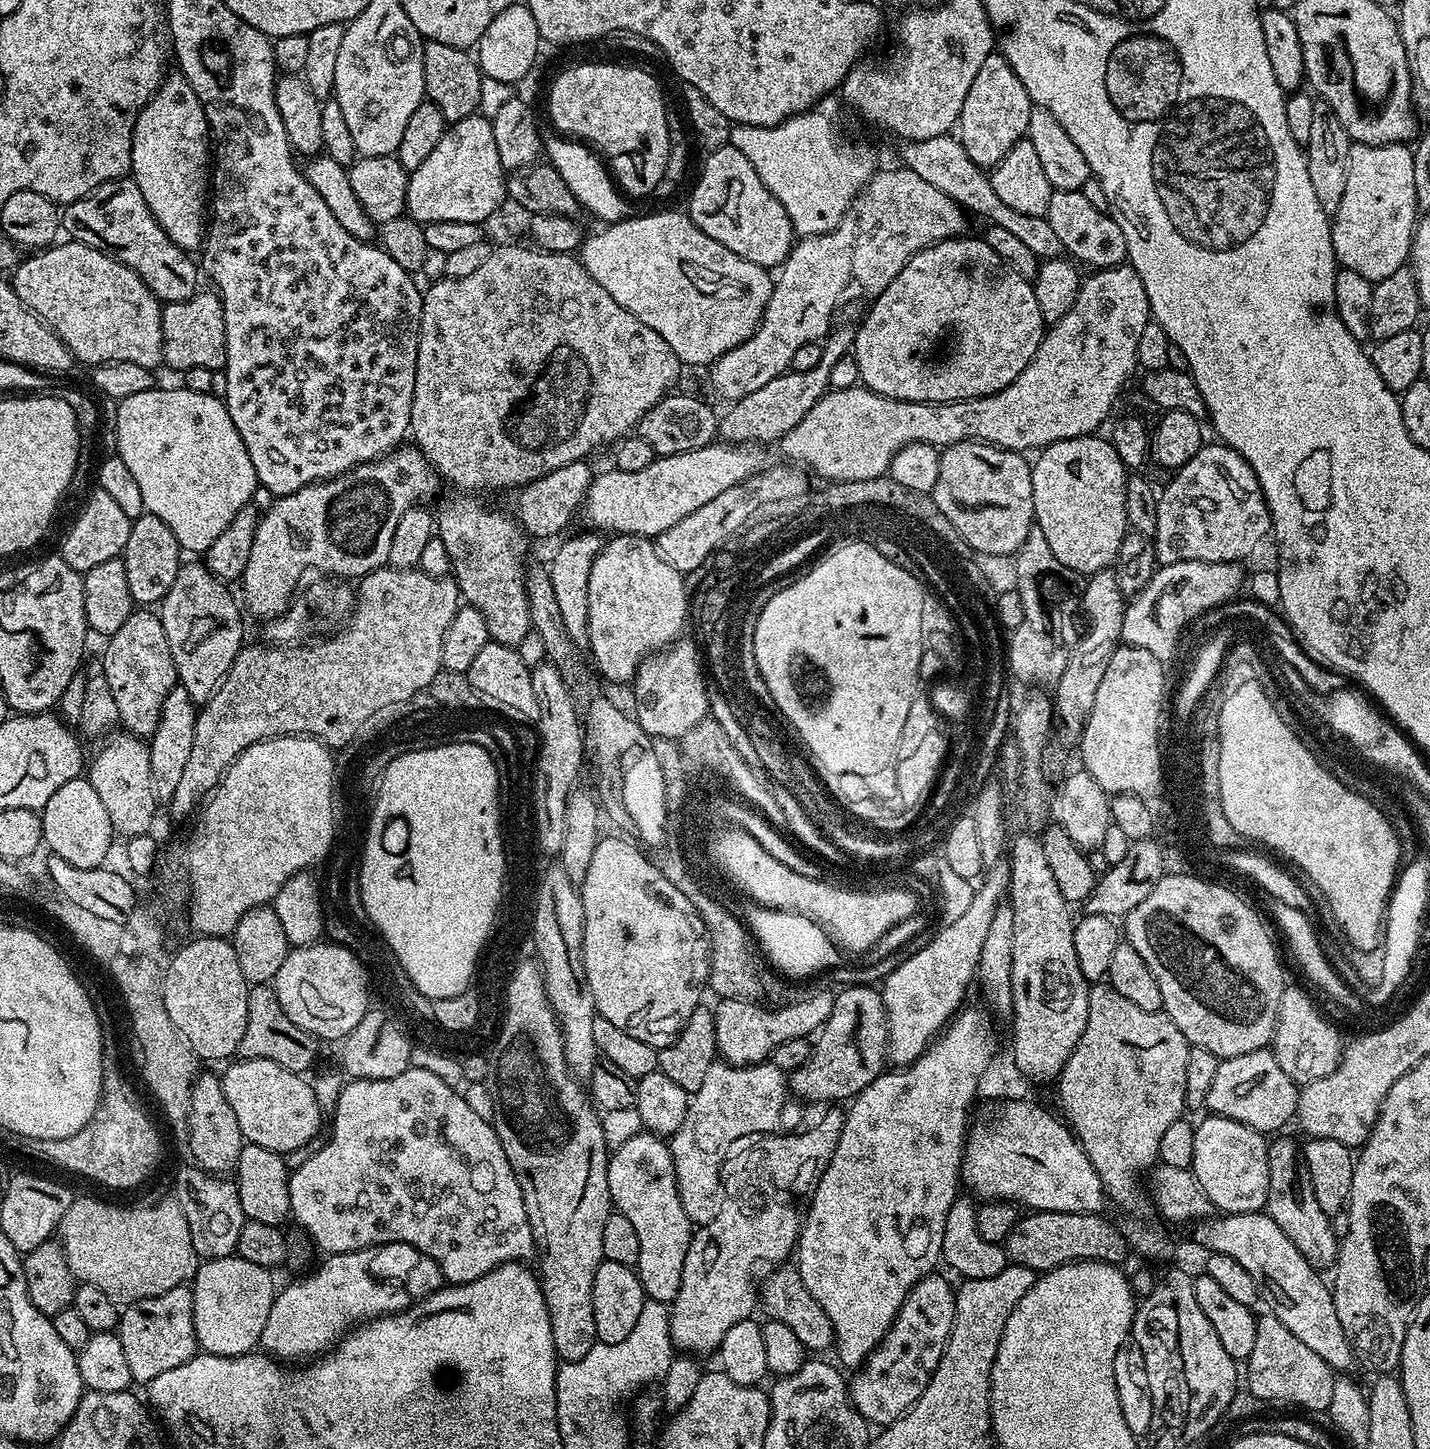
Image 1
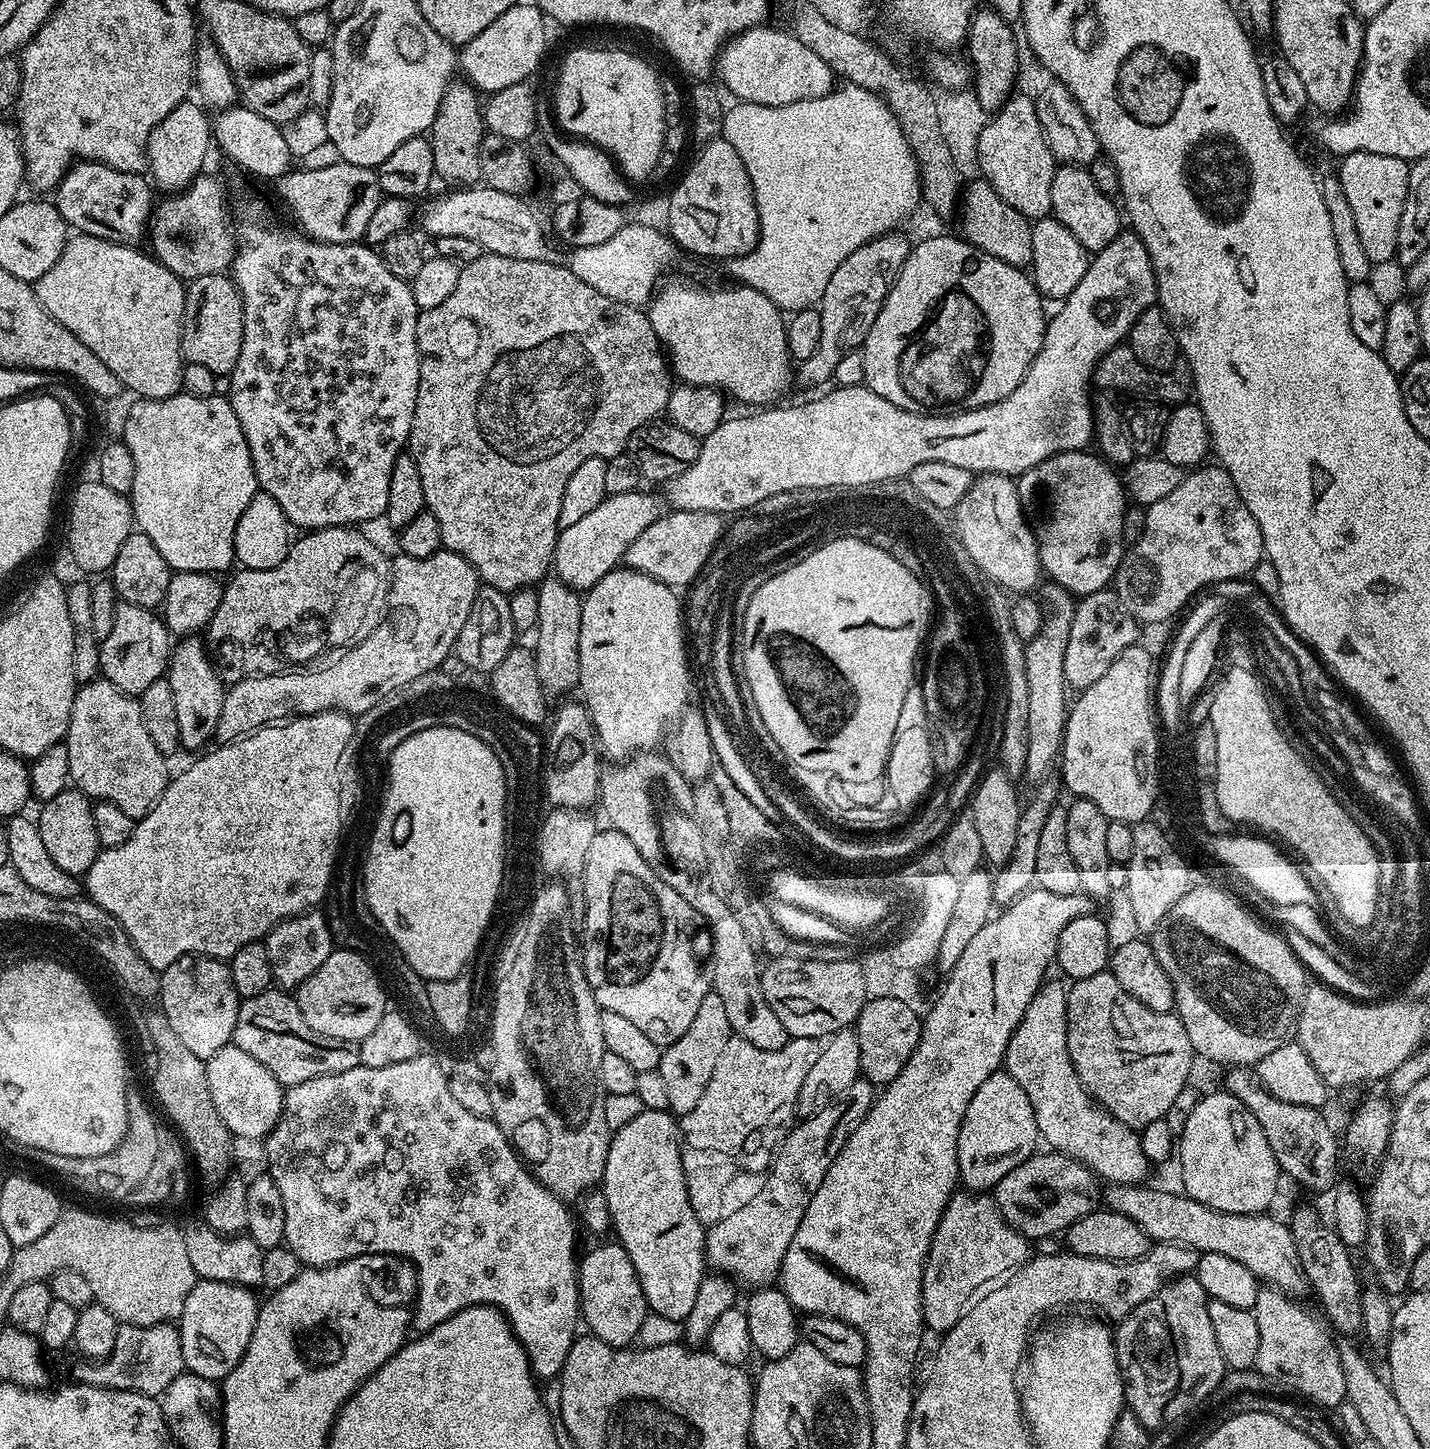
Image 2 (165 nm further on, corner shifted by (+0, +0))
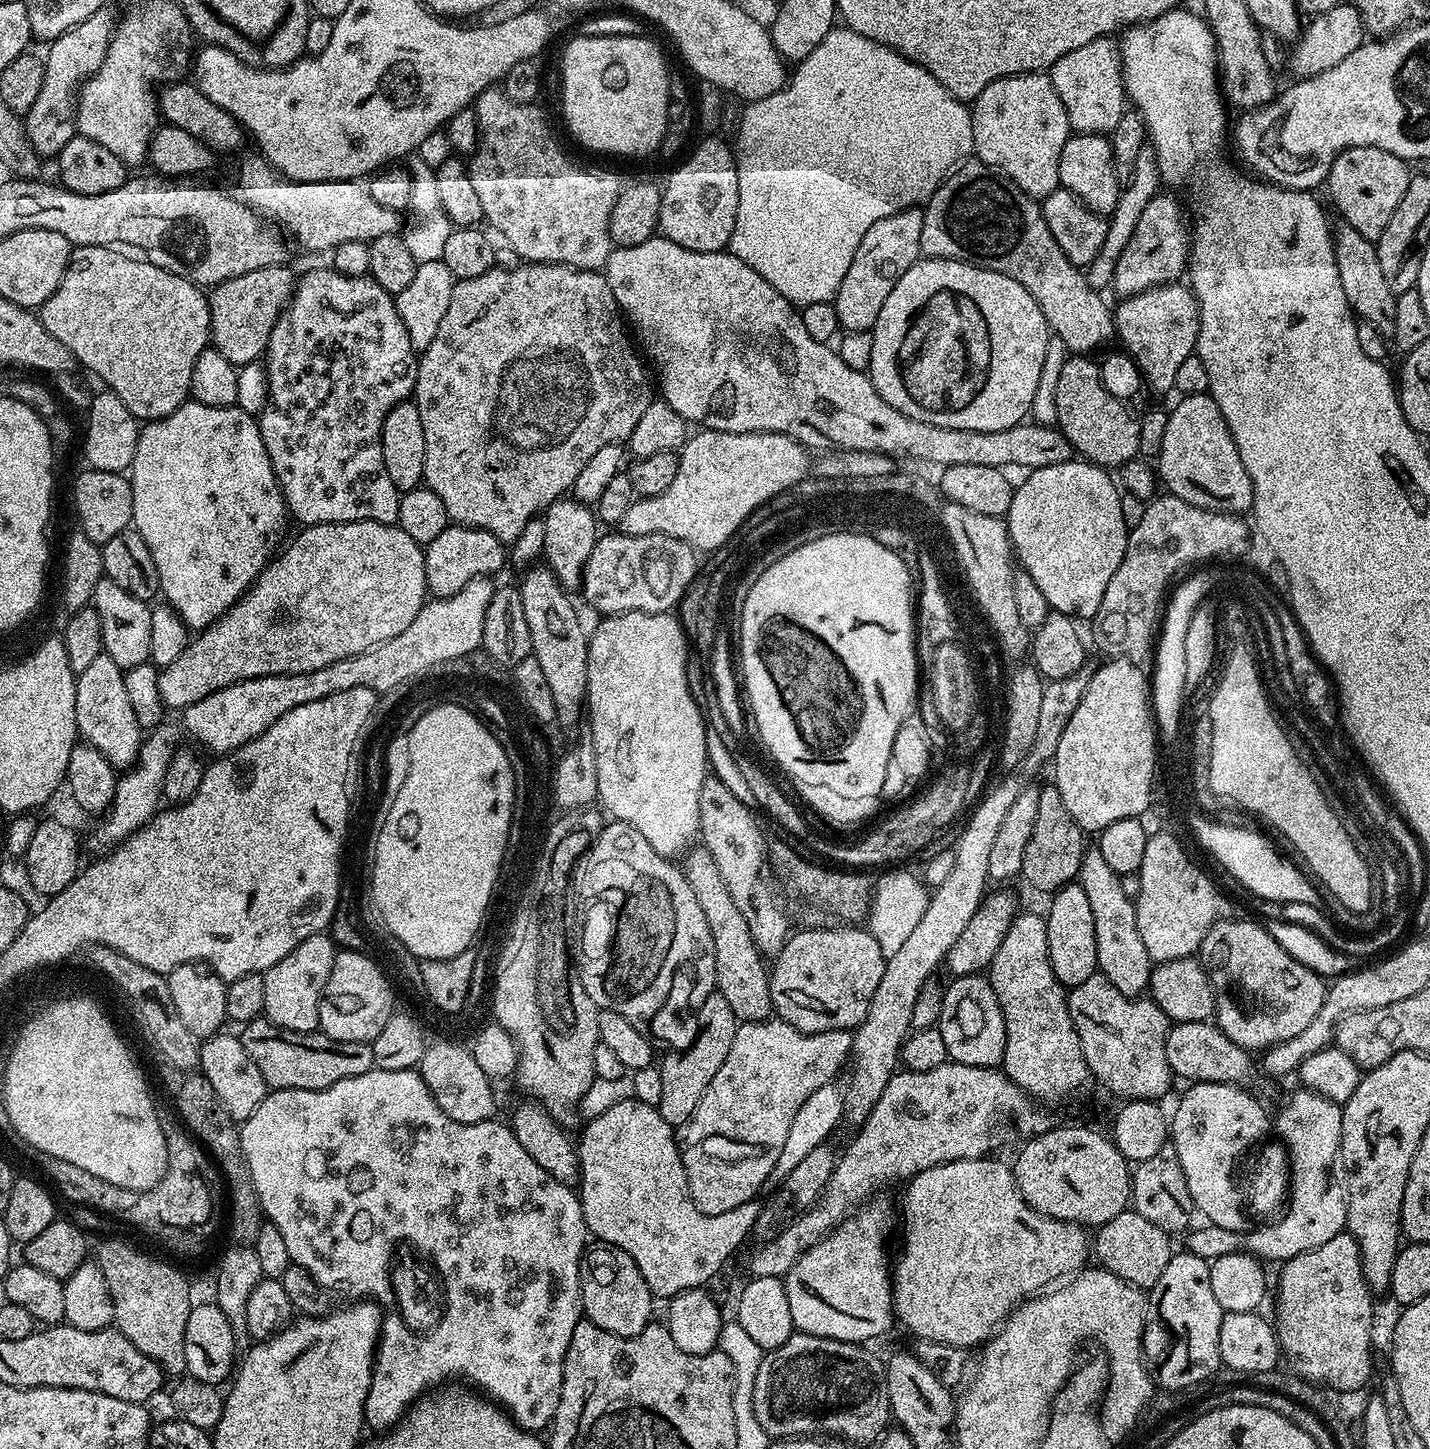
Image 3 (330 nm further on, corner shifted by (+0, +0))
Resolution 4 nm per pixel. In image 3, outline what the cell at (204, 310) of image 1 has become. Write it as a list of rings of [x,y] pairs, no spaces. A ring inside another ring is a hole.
[[[271,264],[262,270],[250,270],[238,278],[215,285],[208,296],[212,334],[211,347],[217,348],[231,364],[252,364],[268,351],[270,334],[276,319],[284,311],[294,291],[294,275],[284,264]]]

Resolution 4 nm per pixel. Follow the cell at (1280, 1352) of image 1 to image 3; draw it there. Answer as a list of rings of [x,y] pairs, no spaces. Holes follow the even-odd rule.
[[[1345,1230],[1334,1234],[1334,1238],[1330,1238],[1330,1242],[1322,1242],[1322,1246],[1318,1246],[1314,1250],[1306,1250],[1302,1254],[1298,1254],[1294,1258],[1283,1261],[1280,1272],[1280,1281],[1275,1281],[1274,1296],[1276,1292],[1276,1316],[1274,1315],[1274,1327],[1276,1337],[1280,1340],[1280,1350],[1283,1359],[1288,1360],[1287,1367],[1295,1372],[1304,1380],[1317,1386],[1327,1386],[1329,1389],[1337,1388],[1340,1392],[1356,1392],[1368,1379],[1372,1376],[1372,1356],[1370,1348],[1372,1346],[1372,1299],[1374,1293],[1368,1288],[1366,1278],[1363,1277],[1362,1266],[1360,1265],[1359,1246],[1355,1238]]]

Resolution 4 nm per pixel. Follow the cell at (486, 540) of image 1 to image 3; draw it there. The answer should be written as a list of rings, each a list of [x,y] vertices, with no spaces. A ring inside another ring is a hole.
[[[524,262],[519,266],[521,268],[497,266],[486,274],[478,274],[478,278],[457,280],[450,306],[438,325],[438,334],[434,334],[434,342],[430,342],[430,346],[426,346],[426,350],[419,353],[414,393],[414,402],[420,411],[422,434],[426,442],[423,483],[430,490],[434,490],[438,498],[442,498],[451,523],[481,528],[505,542],[516,540],[531,519],[539,517],[555,500],[571,493],[582,466],[586,466],[586,462],[590,462],[590,457],[596,451],[602,450],[602,446],[627,441],[634,426],[638,426],[646,406],[650,406],[654,399],[653,381],[652,384],[648,381],[648,372],[644,369],[645,361],[638,355],[626,331],[625,321],[616,305],[607,276],[599,271],[583,272],[577,268],[567,268],[565,264]]]

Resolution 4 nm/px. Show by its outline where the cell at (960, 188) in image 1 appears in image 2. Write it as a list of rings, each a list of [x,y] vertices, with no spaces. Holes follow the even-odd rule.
[[[763,24],[746,28],[731,37],[720,49],[718,57],[719,83],[736,95],[737,101],[762,106],[790,106],[790,102],[802,102],[822,98],[834,87],[833,72],[822,59],[794,38],[791,32],[770,28]]]

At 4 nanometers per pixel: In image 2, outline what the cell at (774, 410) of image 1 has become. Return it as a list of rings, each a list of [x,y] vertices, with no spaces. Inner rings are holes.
[[[885,234],[875,240],[866,242],[834,270],[830,282],[826,286],[826,294],[822,294],[818,311],[822,318],[822,342],[818,342],[818,350],[810,354],[810,358],[799,361],[798,380],[804,384],[824,384],[832,380],[835,368],[846,354],[857,351],[863,345],[866,334],[870,334],[870,326],[874,326],[874,318],[878,318],[878,310],[882,310],[884,299],[896,281],[896,275],[908,257],[910,240],[897,234]]]

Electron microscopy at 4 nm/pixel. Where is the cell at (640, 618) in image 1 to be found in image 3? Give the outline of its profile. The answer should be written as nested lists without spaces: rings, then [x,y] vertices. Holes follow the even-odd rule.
[[[619,612],[616,616],[604,616],[596,629],[591,629],[588,637],[588,686],[586,689],[586,712],[592,715],[592,733],[590,739],[594,746],[594,754],[598,762],[598,790],[596,791],[599,803],[604,803],[603,811],[612,815],[613,821],[628,824],[660,856],[676,858],[680,851],[683,853],[697,839],[700,831],[700,811],[698,798],[702,790],[702,782],[709,775],[710,765],[708,751],[706,750],[706,723],[700,717],[700,708],[688,689],[688,652],[690,645],[688,637],[684,634],[684,627],[675,615],[667,612]]]

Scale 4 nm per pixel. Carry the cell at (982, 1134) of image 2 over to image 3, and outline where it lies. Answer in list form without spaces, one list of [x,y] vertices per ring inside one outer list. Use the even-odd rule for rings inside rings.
[[[980,974],[958,976],[950,980],[944,991],[943,1008],[937,1028],[942,1034],[948,1057],[955,1063],[971,1060],[986,1068],[999,1067],[1004,1060],[1005,1018],[993,986]]]

